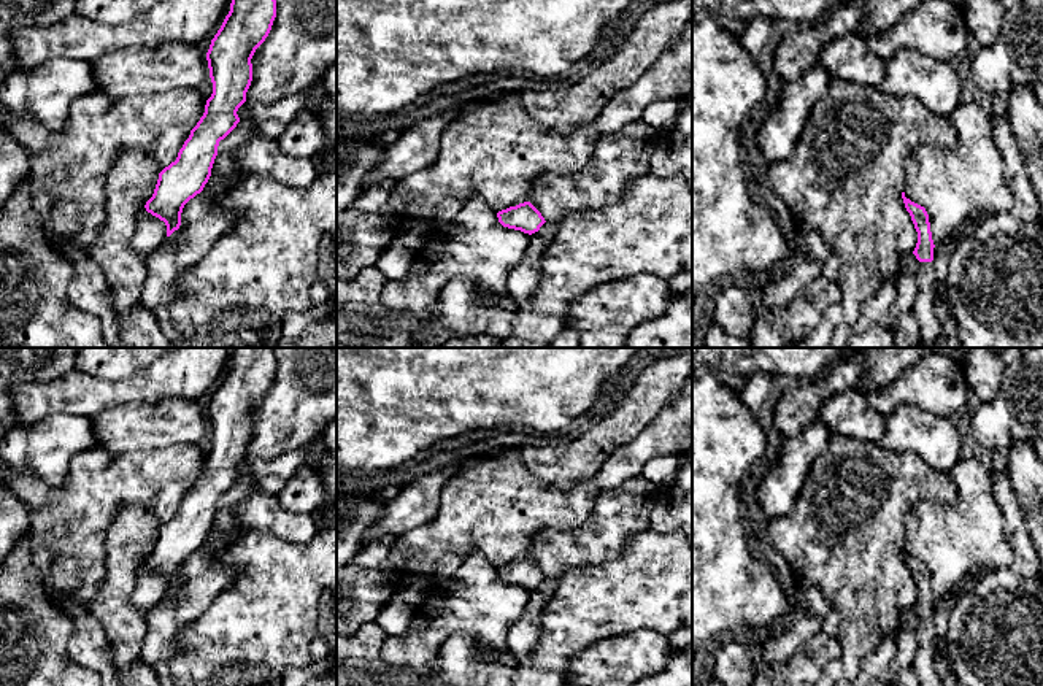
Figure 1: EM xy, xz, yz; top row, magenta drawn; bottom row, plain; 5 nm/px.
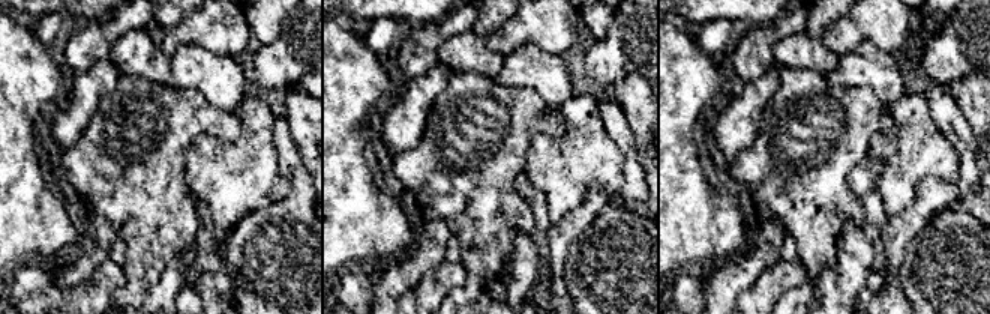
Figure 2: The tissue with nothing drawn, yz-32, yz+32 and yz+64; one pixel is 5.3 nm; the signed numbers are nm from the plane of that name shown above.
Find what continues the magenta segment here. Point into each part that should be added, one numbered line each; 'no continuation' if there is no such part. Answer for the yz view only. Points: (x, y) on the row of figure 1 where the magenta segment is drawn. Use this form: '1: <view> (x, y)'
1: yz (927, 299)

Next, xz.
no continuation

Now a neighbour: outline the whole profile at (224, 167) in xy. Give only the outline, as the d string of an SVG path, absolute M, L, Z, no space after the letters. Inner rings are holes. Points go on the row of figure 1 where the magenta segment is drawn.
M240 119L237 127L219 141L217 156L214 159L210 178L216 176L217 179L225 179L232 184L237 184L241 178L233 151L248 143L256 135L257 132L254 125L244 119Z

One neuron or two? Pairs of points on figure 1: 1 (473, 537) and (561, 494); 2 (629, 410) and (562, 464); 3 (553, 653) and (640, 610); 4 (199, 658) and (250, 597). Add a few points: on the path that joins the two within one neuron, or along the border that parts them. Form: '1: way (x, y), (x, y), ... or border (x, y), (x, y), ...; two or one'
1: way (496, 515), (507, 504), (529, 504), (538, 499); one
2: way (613, 426), (578, 459); one
3: way (575, 631), (596, 610), (618, 610); one
4: way (213, 643), (245, 612); one

